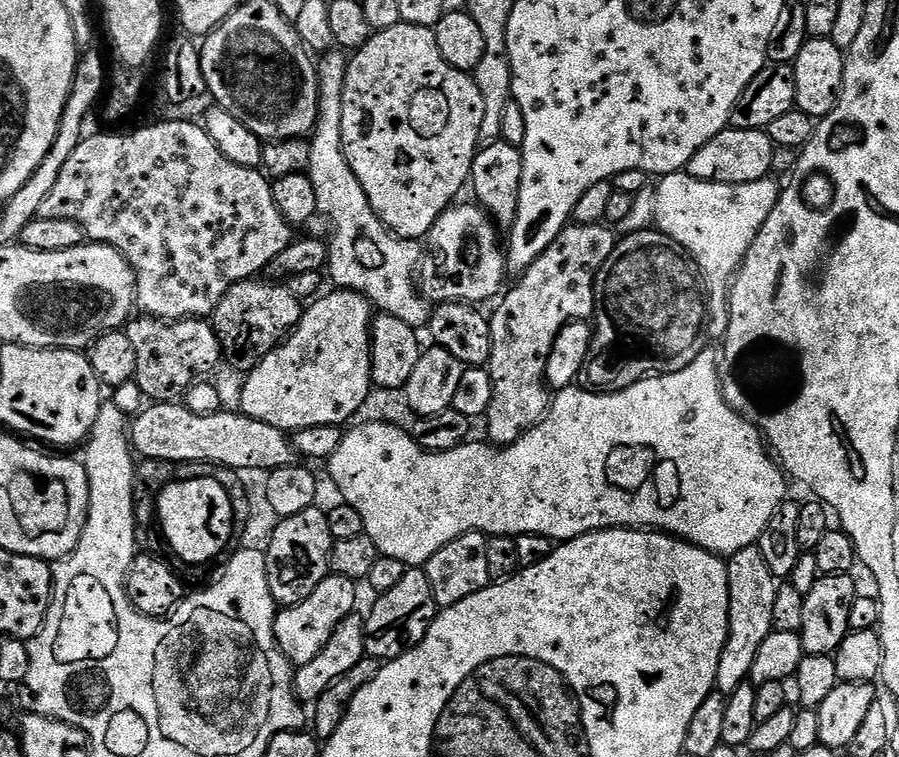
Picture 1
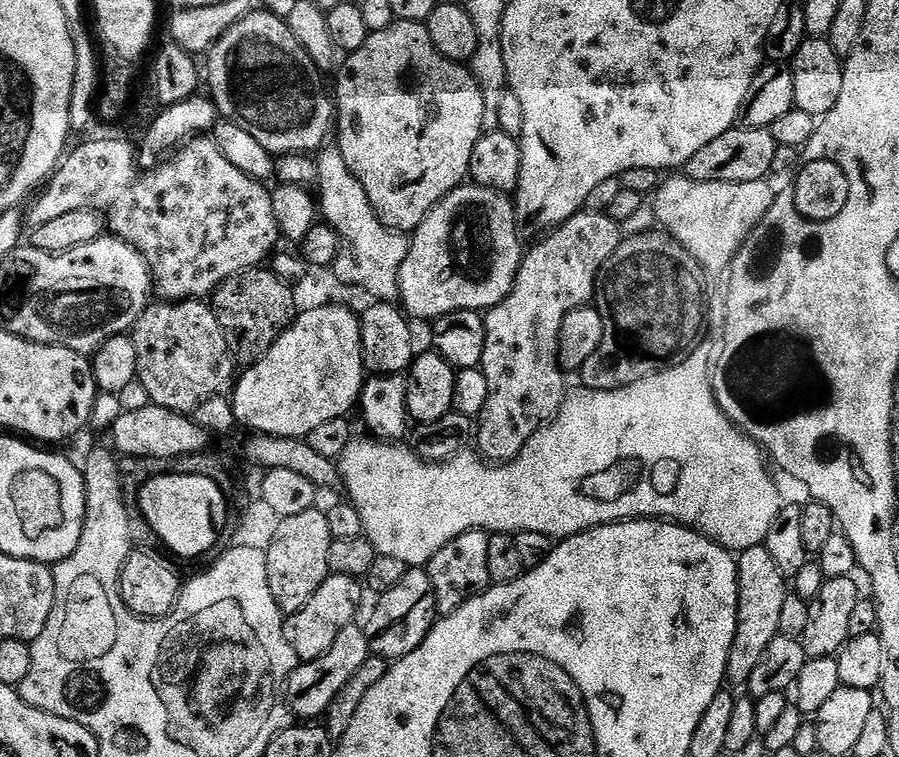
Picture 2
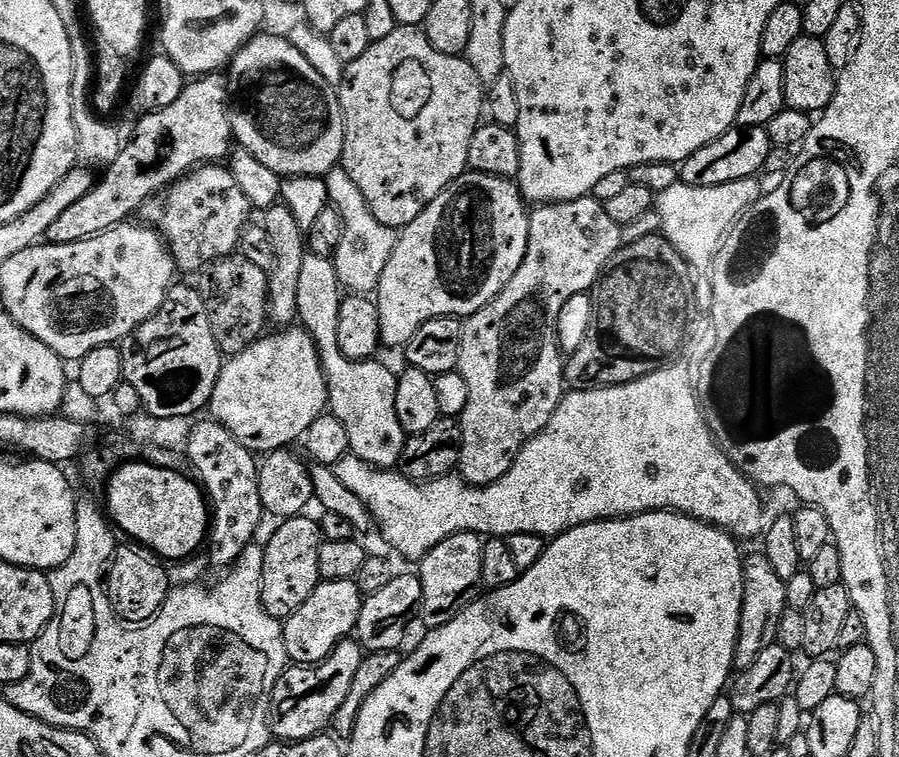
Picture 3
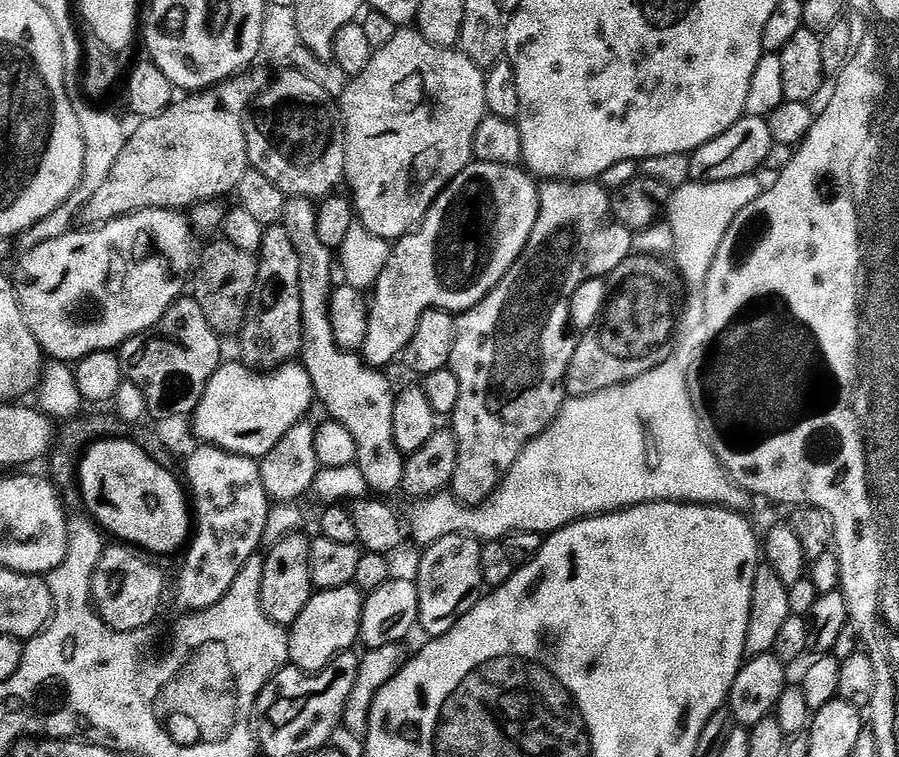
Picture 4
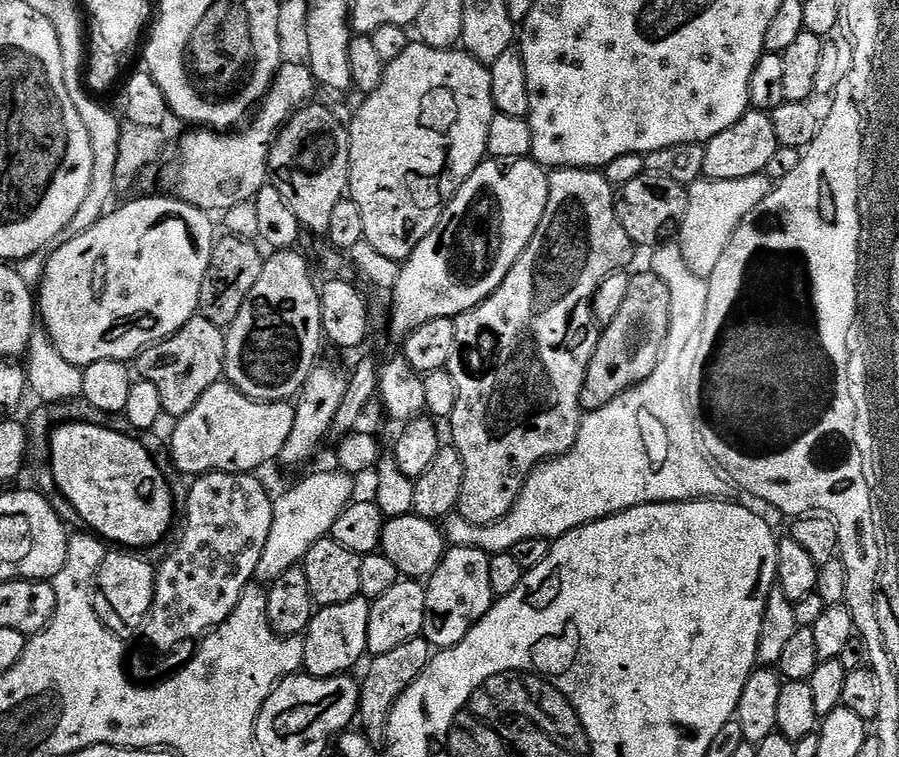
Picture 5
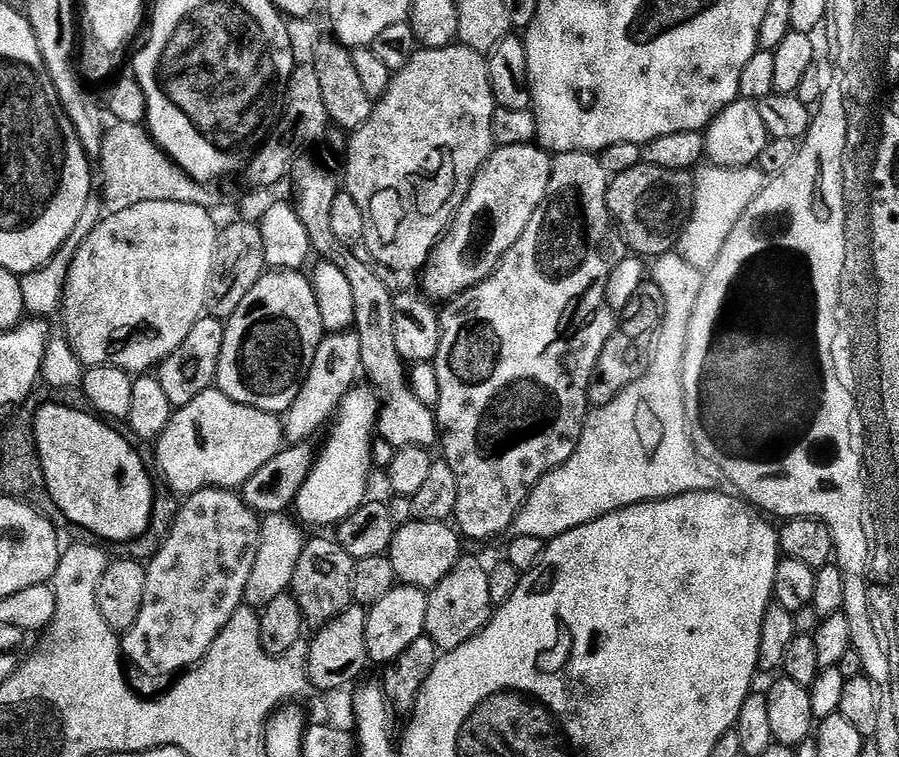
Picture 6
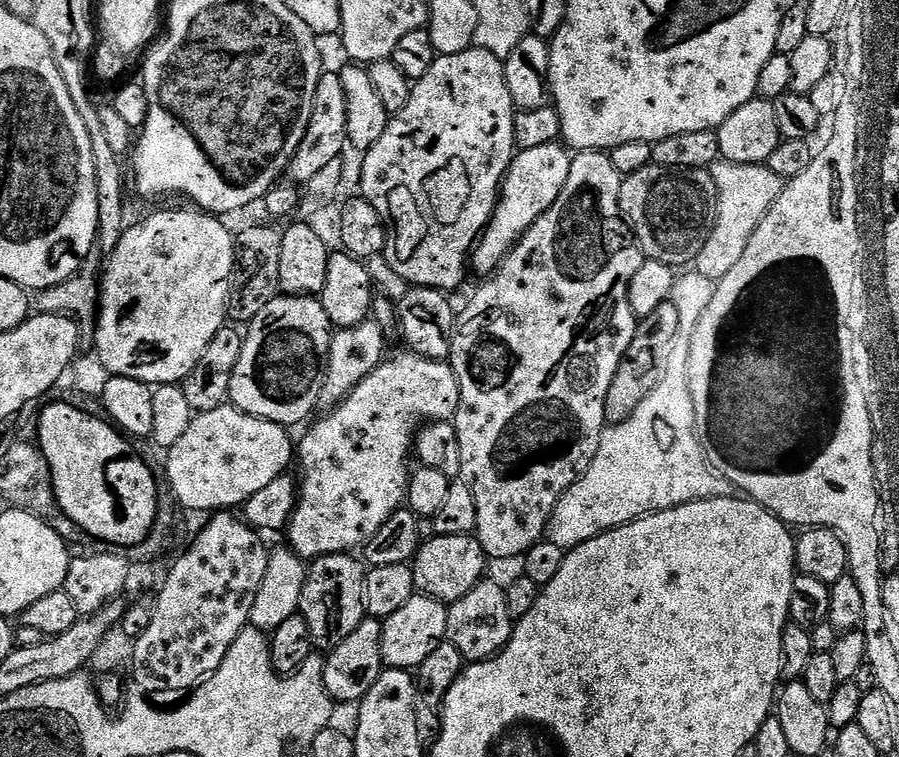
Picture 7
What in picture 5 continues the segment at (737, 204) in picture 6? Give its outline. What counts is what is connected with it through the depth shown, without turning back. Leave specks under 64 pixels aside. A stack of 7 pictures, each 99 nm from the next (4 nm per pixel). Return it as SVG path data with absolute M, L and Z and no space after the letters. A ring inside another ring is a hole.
M701 178L689 185L686 218L680 224L676 241L680 245L688 270L700 279L707 280L712 276L719 259L725 253L730 238L744 220L746 211L744 187L746 187L746 182L742 179Z

